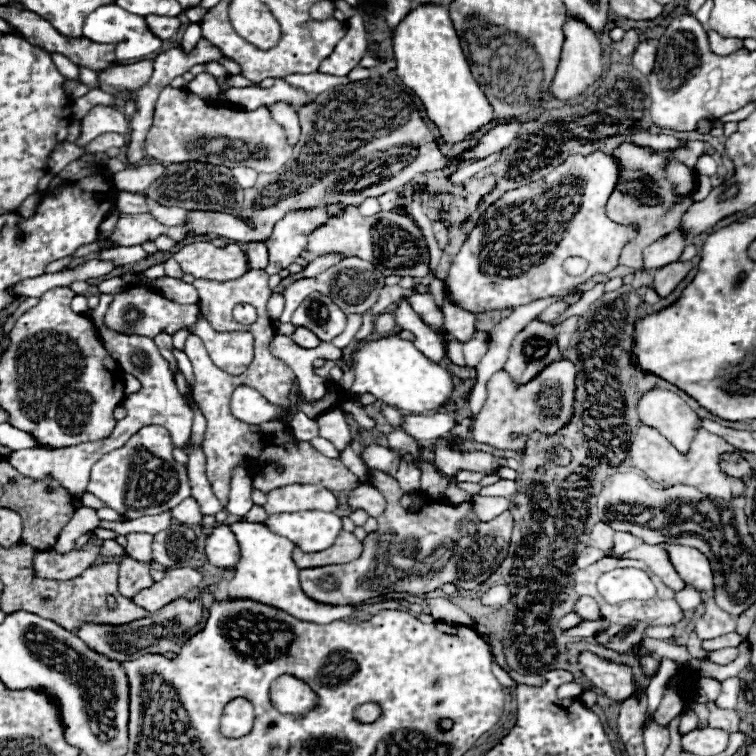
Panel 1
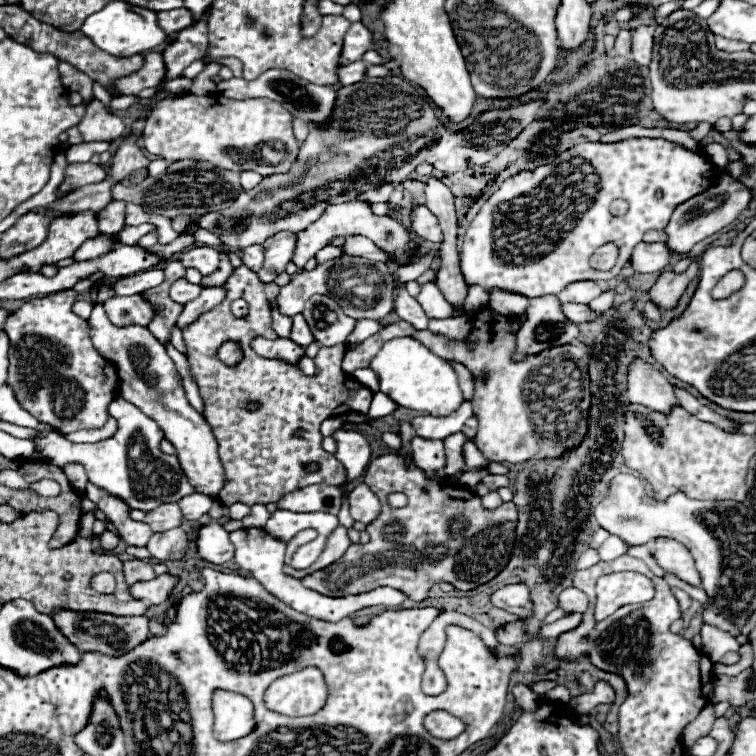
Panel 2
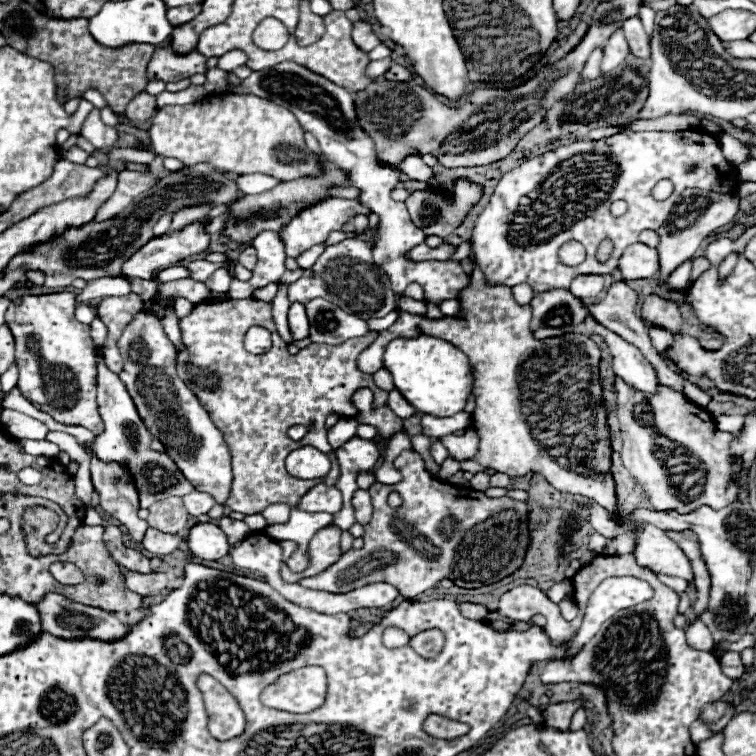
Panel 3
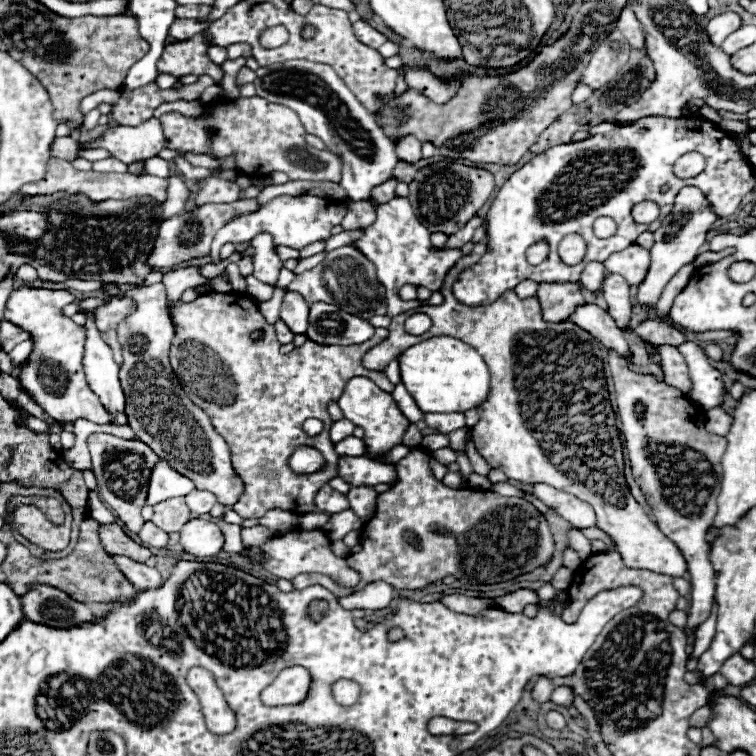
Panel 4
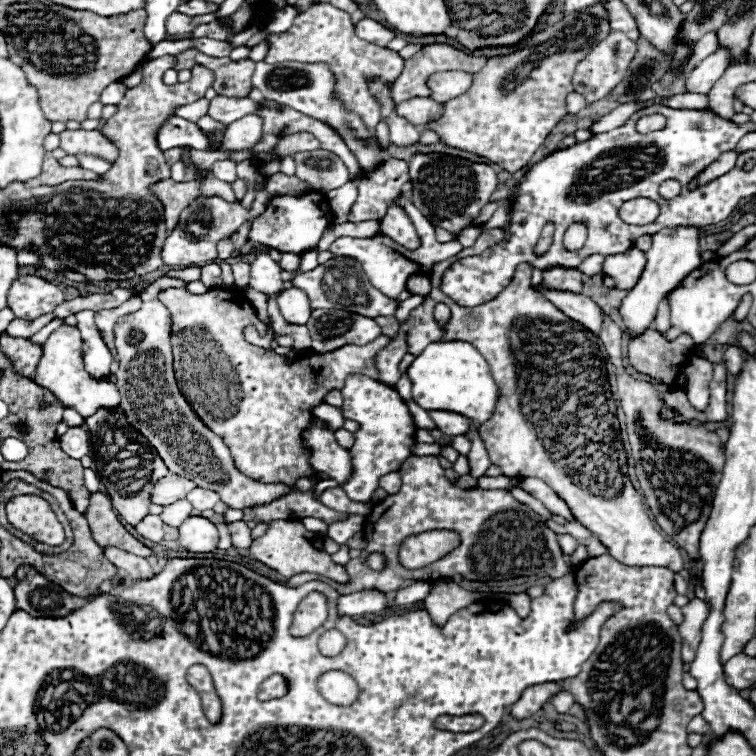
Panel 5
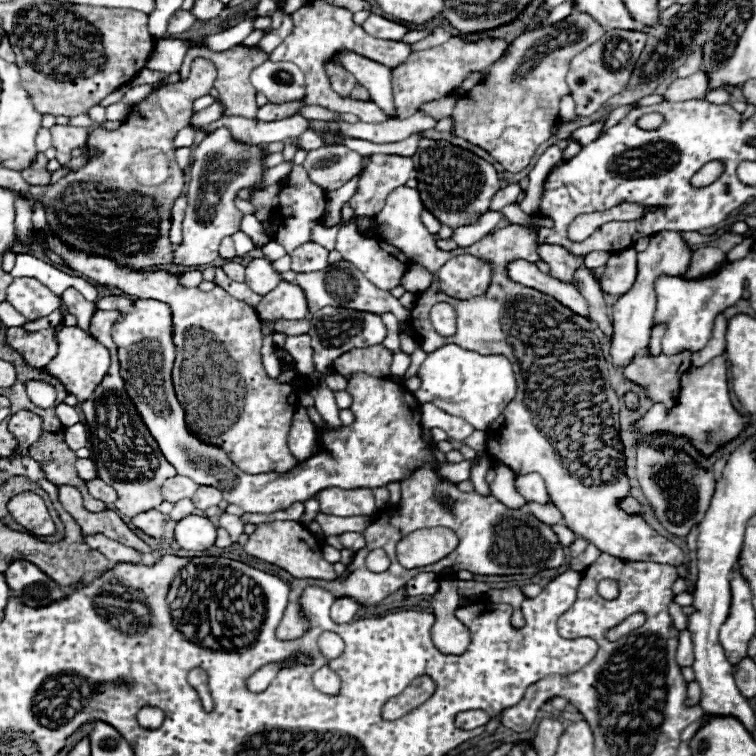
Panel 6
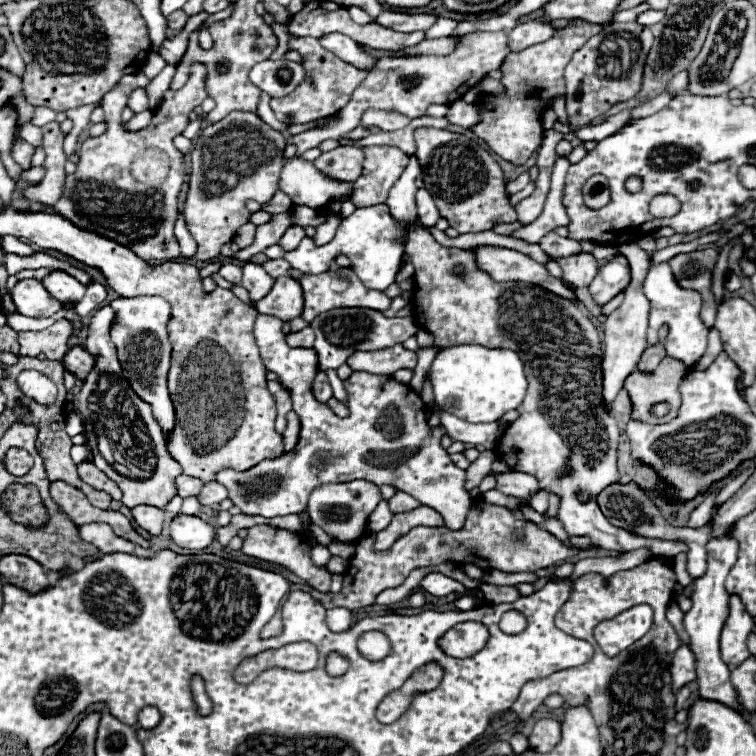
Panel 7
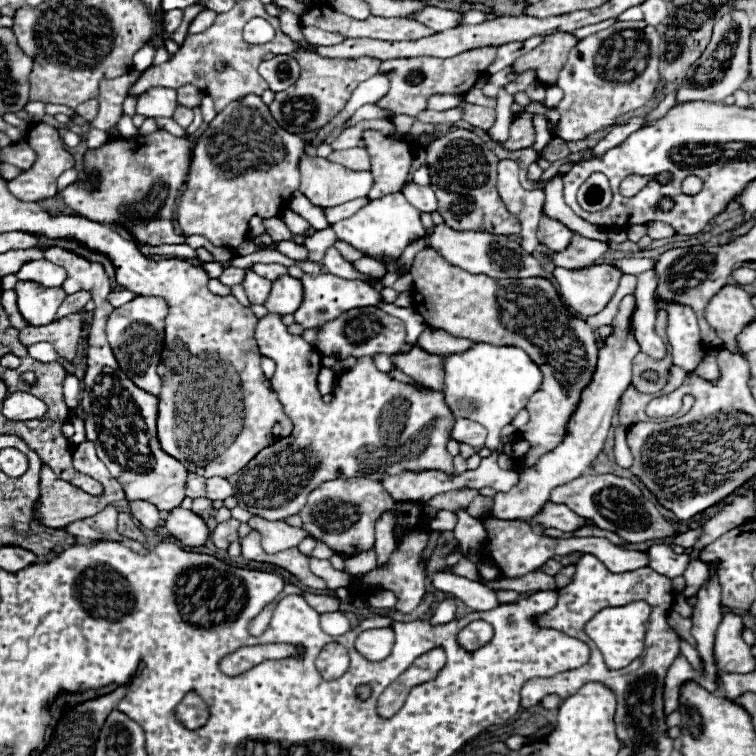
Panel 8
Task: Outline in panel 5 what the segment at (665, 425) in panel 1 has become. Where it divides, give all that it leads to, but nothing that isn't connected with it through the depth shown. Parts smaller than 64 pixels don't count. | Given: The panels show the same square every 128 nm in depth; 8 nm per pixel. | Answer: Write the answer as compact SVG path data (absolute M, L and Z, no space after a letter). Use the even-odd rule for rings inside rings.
M538 286L538 292L544 294L556 308L560 308L566 316L572 316L572 320L584 324L588 330L598 332L602 326L602 316L600 308L594 300L590 300L584 294L574 294L574 292L562 292L562 290L552 290L546 286Z

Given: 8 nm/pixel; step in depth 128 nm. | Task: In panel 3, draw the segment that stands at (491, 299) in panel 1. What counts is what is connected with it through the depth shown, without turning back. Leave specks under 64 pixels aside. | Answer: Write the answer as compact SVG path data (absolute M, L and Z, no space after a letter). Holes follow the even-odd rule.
M694 126L682 132L620 132L602 140L578 140L524 162L500 180L488 206L476 220L472 232L472 260L480 266L490 284L504 284L512 288L516 284L526 282L532 286L534 292L570 288L574 276L604 276L616 270L616 262L622 256L624 248L638 242L642 230L658 230L666 222L682 190L700 188L706 192L732 194L736 186L738 180L734 166L724 158L718 138L706 132L702 126ZM690 164L698 164L698 170L688 172ZM660 180L670 180L674 184L672 196L664 202L658 202L652 196L652 188ZM616 200L628 202L628 210L620 218L610 214L610 204ZM604 238L610 238L614 242L614 250L606 262L598 262L596 252L598 244ZM568 240L578 240L586 248L586 260L580 266L564 266L558 260L558 248Z

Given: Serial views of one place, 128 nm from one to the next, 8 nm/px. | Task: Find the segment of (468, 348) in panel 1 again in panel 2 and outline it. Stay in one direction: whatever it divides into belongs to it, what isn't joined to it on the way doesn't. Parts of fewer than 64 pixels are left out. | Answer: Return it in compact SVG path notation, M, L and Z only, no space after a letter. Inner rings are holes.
M462 402L462 406L448 416L418 416L412 420L412 426L420 438L444 440L450 434L462 430L464 422L472 416L472 402Z

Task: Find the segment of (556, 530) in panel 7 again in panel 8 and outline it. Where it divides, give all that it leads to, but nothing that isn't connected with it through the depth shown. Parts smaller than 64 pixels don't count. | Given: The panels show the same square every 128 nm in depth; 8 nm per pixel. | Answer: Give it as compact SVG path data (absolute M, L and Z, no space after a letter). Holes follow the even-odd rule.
M626 296L620 302L618 314L612 322L616 326L616 332L614 332L614 336L608 338L608 344L604 344L599 350L598 364L596 364L592 382L588 384L588 388L584 388L584 392L580 396L580 404L566 426L564 440L552 452L544 454L532 468L522 470L522 476L520 476L520 482L516 484L516 488L512 488L510 492L498 492L494 496L496 504L490 512L490 516L498 518L498 520L528 520L528 518L532 518L534 514L540 512L544 502L548 502L552 488L572 482L574 478L586 474L592 460L602 452L608 430L612 428L610 422L612 422L614 410L618 408L618 402L620 402L624 390L630 386L632 358L640 352L640 346L636 344L632 332L628 330L628 320L630 320L632 312L634 312L634 296Z

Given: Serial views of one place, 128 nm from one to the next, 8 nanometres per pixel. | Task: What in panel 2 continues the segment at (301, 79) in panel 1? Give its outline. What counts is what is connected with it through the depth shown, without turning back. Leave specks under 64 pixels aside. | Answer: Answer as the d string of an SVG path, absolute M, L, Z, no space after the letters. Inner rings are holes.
M362 60L354 62L354 64L350 64L350 66L346 66L346 68L340 70L340 80L344 84L354 84L354 82L358 82L364 76L366 76L366 64Z

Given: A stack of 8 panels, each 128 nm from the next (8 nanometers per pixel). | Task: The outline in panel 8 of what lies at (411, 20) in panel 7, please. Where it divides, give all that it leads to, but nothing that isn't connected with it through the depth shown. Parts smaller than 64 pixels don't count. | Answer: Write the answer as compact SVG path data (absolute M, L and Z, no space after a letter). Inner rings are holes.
M428 6L424 12L418 12L418 14L410 16L410 18L420 20L422 24L428 24L436 32L444 32L444 30L456 28L458 22L464 18L464 14L456 12L456 10L442 10L442 8Z

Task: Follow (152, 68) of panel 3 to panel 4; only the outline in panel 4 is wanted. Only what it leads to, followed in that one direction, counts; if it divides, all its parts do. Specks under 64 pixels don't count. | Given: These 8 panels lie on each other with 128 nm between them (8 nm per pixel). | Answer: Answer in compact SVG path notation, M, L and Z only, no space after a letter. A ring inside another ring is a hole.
M200 34L192 36L190 40L184 40L184 44L180 42L168 44L160 56L158 72L160 74L166 72L176 78L184 74L196 74L196 76L208 74L214 78L216 86L220 86L224 78L222 68L206 56L206 38L202 38Z

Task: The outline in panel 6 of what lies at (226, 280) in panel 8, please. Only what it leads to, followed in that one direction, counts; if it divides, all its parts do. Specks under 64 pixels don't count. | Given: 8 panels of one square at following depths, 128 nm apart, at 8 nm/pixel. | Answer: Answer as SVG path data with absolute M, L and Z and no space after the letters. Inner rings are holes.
M228 260L228 262L222 266L222 270L226 272L226 276L228 276L230 280L234 280L234 282L244 282L244 266L242 266L242 264Z

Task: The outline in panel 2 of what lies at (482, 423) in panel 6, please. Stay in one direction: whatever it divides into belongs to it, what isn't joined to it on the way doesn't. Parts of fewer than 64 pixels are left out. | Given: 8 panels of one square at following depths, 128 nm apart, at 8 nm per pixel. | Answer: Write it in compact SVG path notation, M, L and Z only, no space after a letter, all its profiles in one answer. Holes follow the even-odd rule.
M414 338L388 340L370 368L380 376L380 390L402 408L420 410L432 416L448 416L462 404L462 390L454 368Z

